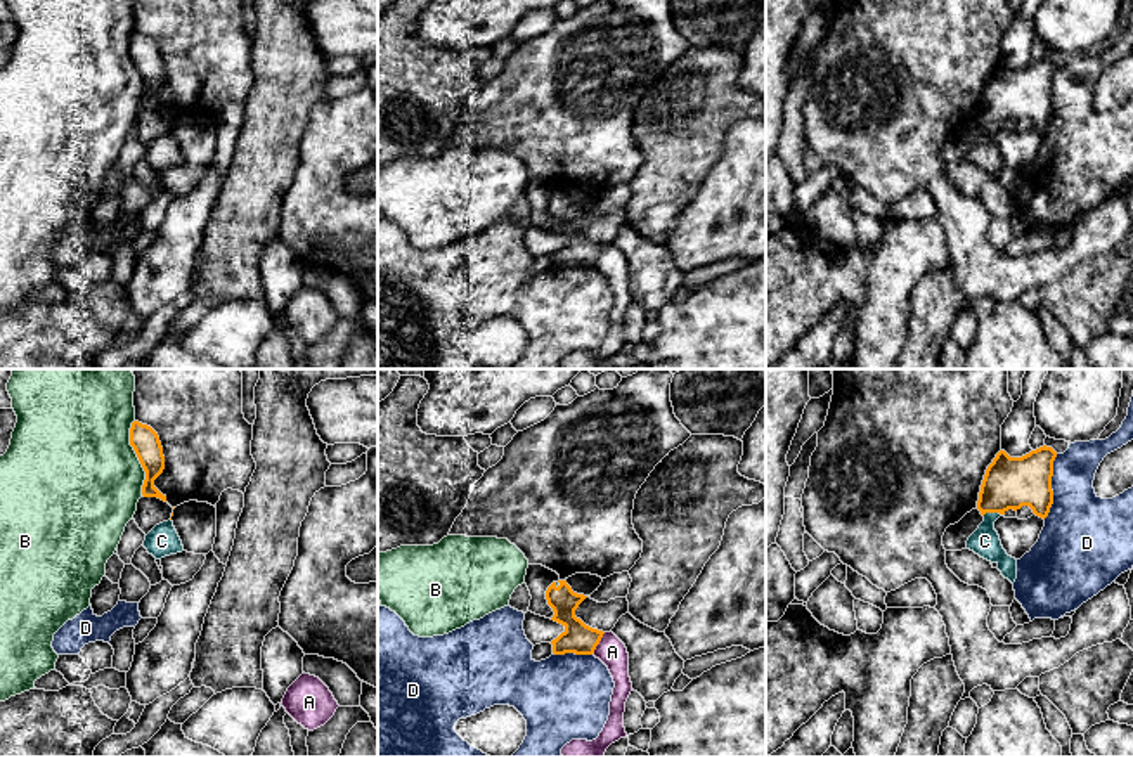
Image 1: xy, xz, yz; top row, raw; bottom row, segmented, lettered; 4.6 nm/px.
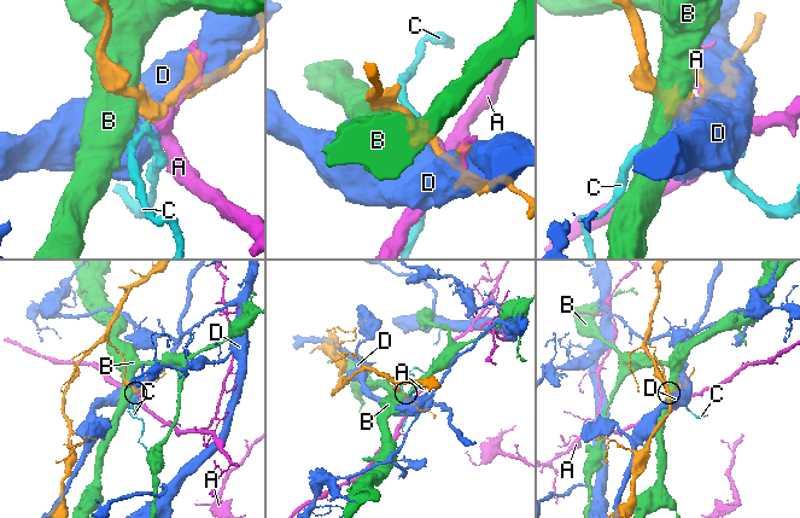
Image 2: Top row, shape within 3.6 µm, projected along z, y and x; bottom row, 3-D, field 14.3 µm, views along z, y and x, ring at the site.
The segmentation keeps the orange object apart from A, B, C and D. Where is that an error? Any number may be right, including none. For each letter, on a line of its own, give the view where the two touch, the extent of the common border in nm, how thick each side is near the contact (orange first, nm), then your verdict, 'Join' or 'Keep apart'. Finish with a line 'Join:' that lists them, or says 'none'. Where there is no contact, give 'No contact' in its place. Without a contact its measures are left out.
A: Touches orange in xz. Shared border 120 nm. Thickness 140 nm (orange) against 140 nm. Keep apart
B: Touches orange in xy. Shared border 360 nm. Thickness 130 nm (orange) against 500 nm. Keep apart
C: Touches orange in yz. Shared border 100 nm. Thickness 240 nm (orange) against 140 nm. Join
D: Touches orange in yz. Shared border 320 nm. Thickness 240 nm (orange) against 360 nm. Keep apart
Join: C

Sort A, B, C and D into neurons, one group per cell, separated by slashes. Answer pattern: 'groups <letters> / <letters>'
groups A / B / C / D

